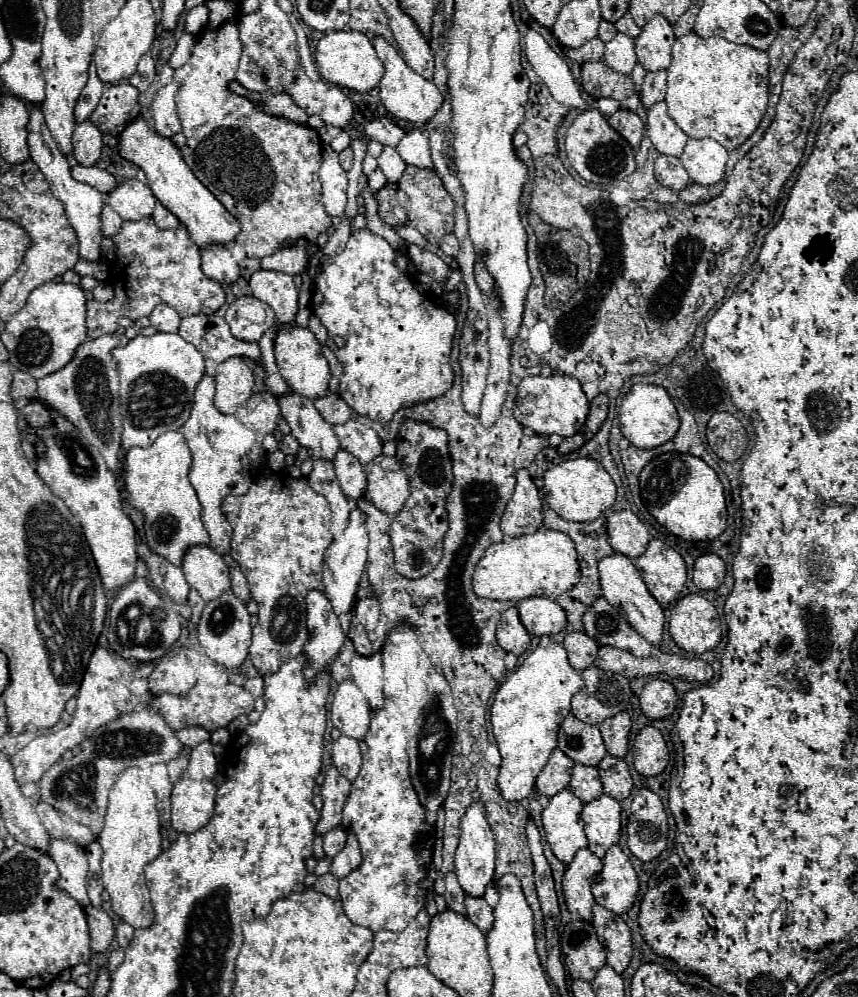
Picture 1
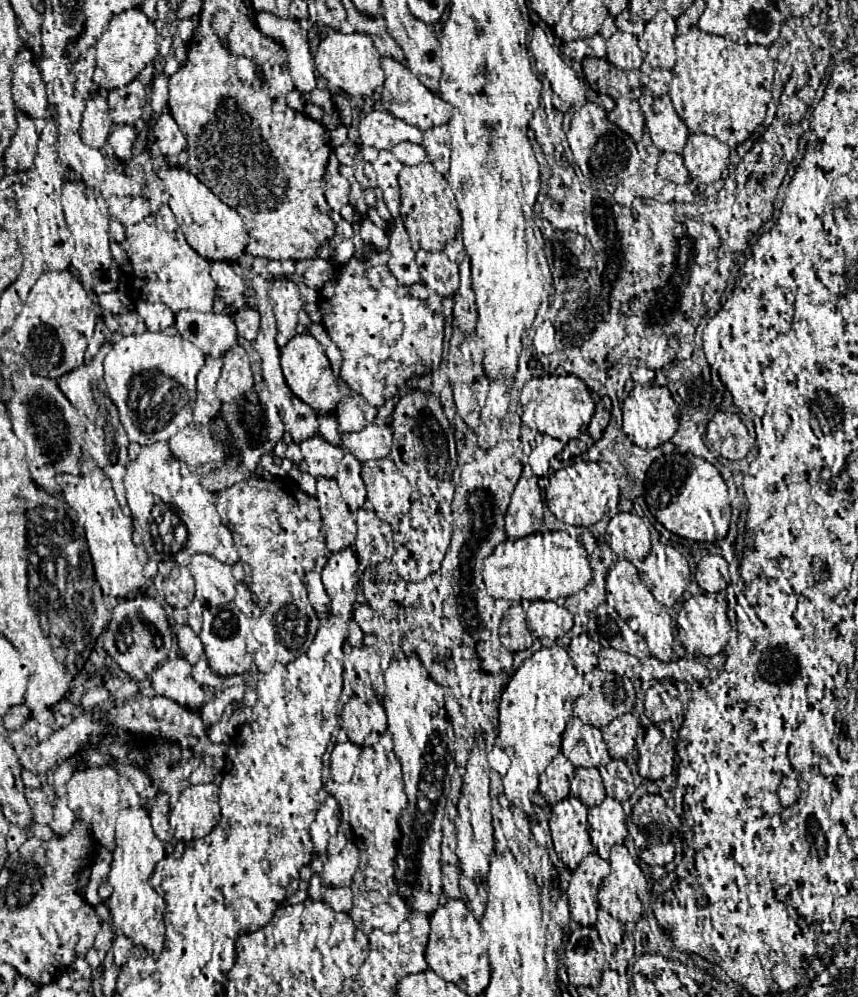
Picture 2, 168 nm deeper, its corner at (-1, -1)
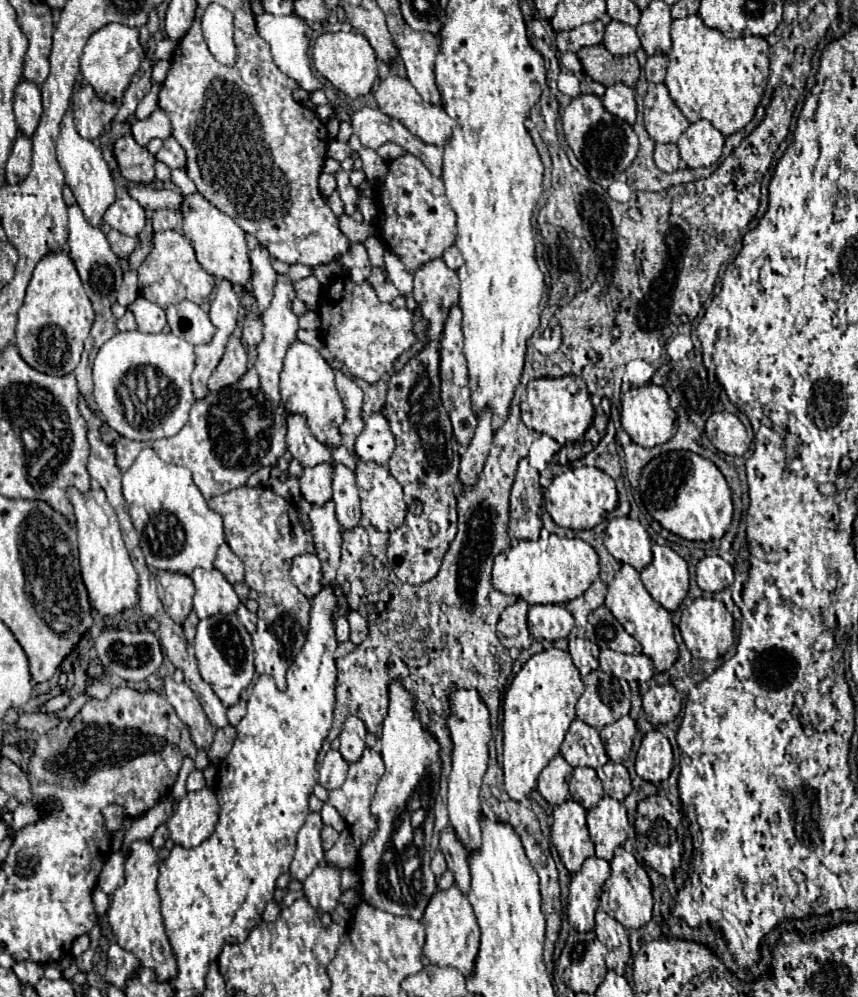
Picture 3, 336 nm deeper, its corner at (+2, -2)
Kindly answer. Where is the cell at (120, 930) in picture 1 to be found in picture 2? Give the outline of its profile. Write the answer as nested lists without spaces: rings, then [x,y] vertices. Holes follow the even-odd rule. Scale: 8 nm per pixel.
[[[117,935],[115,941],[113,941],[113,959],[115,959],[115,965],[123,965],[125,957],[131,953],[131,949],[133,949],[133,943],[127,937]]]

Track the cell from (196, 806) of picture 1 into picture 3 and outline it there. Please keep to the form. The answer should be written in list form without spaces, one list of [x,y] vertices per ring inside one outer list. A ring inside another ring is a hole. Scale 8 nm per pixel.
[[[210,788],[188,792],[174,806],[174,814],[166,822],[174,844],[184,848],[198,846],[216,828],[218,822],[218,800]]]

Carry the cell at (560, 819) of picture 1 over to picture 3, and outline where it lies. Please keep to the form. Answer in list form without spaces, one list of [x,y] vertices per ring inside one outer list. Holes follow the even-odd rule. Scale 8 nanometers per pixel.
[[[572,798],[554,808],[554,824],[550,830],[552,844],[568,872],[578,872],[582,862],[594,856],[594,844],[586,826],[586,810]]]

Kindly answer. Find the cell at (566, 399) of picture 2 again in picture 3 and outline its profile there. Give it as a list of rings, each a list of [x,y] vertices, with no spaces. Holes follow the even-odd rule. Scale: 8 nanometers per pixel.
[[[576,376],[530,380],[522,396],[520,412],[528,428],[540,434],[548,434],[560,446],[564,446],[566,442],[576,442],[588,430],[594,418],[594,408],[592,408],[586,384],[582,378],[576,378]]]

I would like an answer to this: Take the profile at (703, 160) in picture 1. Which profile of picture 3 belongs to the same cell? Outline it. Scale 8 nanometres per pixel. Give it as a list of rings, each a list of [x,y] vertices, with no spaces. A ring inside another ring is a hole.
[[[698,120],[678,140],[680,158],[688,168],[710,168],[722,156],[724,136],[708,122]]]

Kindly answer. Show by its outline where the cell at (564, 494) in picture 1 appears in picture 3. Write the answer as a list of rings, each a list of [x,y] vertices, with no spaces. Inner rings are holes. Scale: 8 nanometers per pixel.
[[[580,466],[554,476],[552,484],[544,490],[544,501],[545,509],[558,526],[570,530],[586,530],[594,528],[608,514],[614,512],[618,504],[618,494],[614,480],[606,472],[594,466]]]

